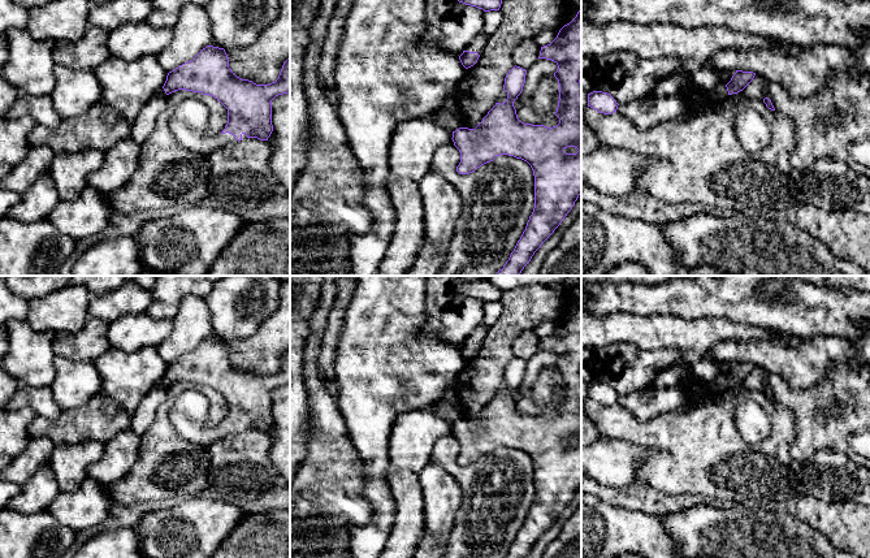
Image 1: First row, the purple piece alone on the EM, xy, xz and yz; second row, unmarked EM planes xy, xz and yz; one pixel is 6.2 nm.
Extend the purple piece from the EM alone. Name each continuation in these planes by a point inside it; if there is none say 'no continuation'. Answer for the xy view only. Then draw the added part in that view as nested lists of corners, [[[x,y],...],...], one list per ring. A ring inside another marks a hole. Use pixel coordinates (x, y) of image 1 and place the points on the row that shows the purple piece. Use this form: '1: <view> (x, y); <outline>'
1: xy (189, 122); [[[185,99],[173,111],[169,127],[176,140],[186,150],[209,157],[215,151],[238,142],[234,135],[209,134],[209,111],[199,99]]]

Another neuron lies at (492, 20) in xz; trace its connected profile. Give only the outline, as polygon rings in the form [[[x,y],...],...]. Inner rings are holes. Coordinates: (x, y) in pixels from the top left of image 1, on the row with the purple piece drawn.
[[[499,10],[484,12],[484,26],[481,34],[489,38],[501,26],[502,21],[503,16]]]

